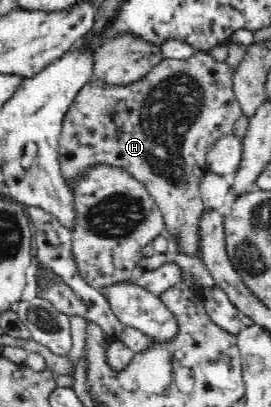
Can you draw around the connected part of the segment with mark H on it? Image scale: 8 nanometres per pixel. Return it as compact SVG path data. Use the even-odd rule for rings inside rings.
M199 51L194 54L190 59L177 60L164 58L157 66L154 66L145 78L138 80L135 84L123 86L107 87L101 81L91 80L79 94L75 96L71 108L67 111L66 117L63 119L62 131L60 139L58 140L58 157L60 162L60 170L62 171L63 178L69 185L75 178L79 178L79 174L87 172L87 168L95 164L112 164L113 166L123 167L131 176L134 176L139 182L142 182L150 195L155 199L156 205L160 208L163 215L163 225L165 229L175 239L177 252L183 253L187 256L195 256L197 261L202 263L202 254L200 254L200 241L201 241L201 227L200 218L205 212L206 206L200 197L199 183L201 177L207 171L207 163L205 162L205 154L211 148L211 144L223 134L231 134L235 122L243 116L243 111L236 101L236 97L232 88L232 74L229 66L224 62L215 61L209 52Z

